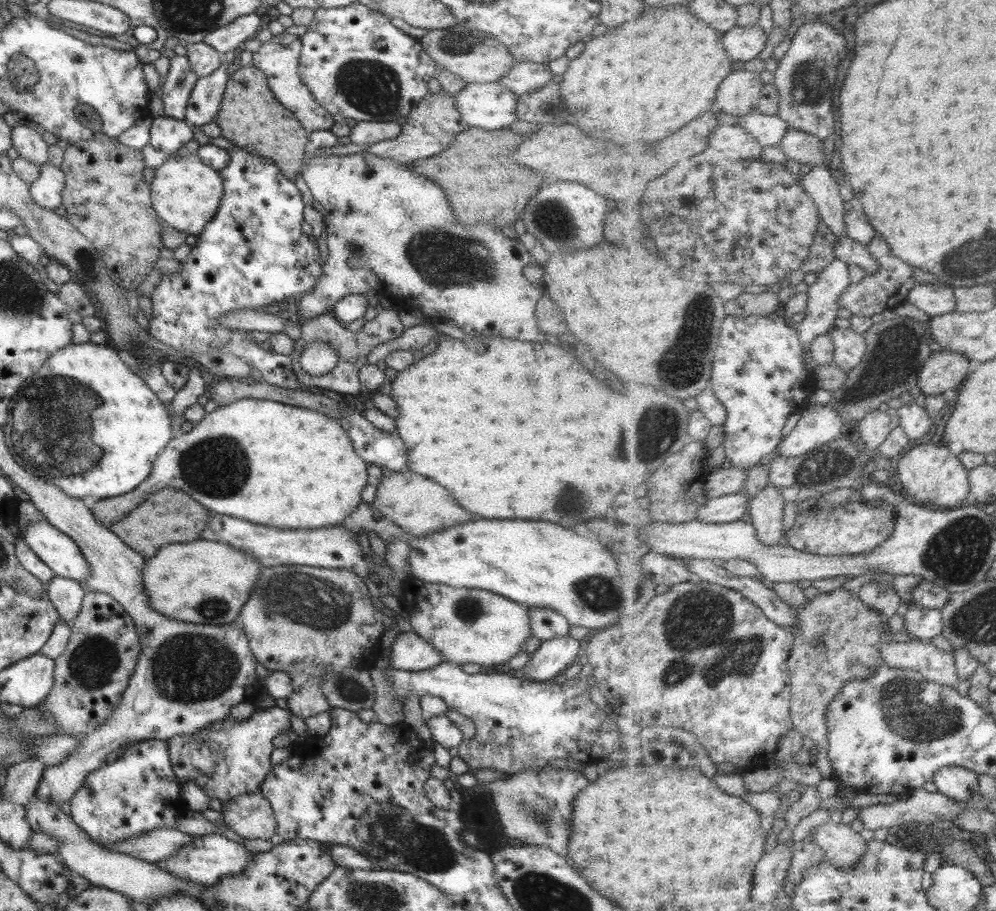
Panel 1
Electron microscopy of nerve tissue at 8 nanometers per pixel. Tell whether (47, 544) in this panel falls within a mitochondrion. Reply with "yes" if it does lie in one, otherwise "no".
no

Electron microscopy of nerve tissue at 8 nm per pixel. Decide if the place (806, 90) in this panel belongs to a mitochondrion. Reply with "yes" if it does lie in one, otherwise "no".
yes

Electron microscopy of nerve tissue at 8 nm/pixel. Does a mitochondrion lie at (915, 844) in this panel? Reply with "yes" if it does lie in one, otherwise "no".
no

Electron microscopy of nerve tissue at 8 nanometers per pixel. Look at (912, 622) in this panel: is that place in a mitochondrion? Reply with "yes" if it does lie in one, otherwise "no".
no

